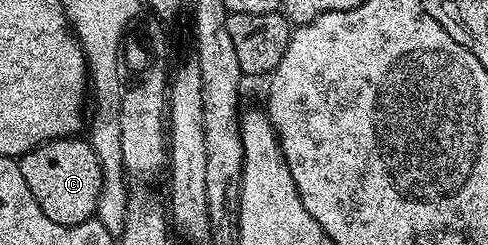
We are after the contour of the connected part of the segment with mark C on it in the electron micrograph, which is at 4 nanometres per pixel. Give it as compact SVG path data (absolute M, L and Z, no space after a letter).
M75 135L46 141L32 147L32 151L17 158L17 162L20 175L24 175L24 183L28 183L28 191L32 191L36 203L40 203L40 211L44 211L52 223L79 225L97 214L102 172L89 140Z

